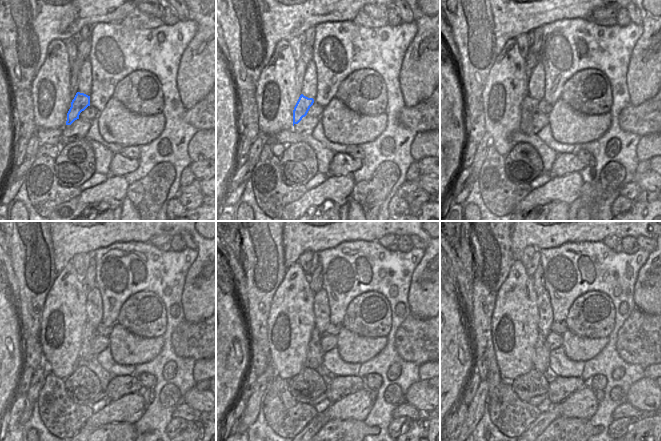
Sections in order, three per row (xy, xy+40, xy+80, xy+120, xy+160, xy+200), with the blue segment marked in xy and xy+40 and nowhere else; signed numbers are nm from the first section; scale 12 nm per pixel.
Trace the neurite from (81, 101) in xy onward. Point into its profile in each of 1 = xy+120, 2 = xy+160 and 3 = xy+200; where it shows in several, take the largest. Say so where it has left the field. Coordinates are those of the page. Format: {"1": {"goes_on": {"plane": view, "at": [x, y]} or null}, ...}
{"1": {"goes_on": {"plane": "xy+120", "at": [86, 354]}}, "2": {"goes_on": {"plane": "xy+160", "at": [314, 358]}}, "3": {"goes_on": {"plane": "xy+200", "at": [541, 361]}}}

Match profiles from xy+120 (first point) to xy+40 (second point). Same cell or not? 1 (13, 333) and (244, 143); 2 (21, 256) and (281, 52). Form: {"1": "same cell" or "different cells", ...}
{"1": "different cells", "2": "different cells"}

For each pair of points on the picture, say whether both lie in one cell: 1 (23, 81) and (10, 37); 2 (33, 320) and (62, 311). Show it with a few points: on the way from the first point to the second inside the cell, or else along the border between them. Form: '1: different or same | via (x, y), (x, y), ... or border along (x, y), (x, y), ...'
1: same | via (21, 70), (16, 48)
2: different | border along (47, 295), (44, 301), (38, 337)

